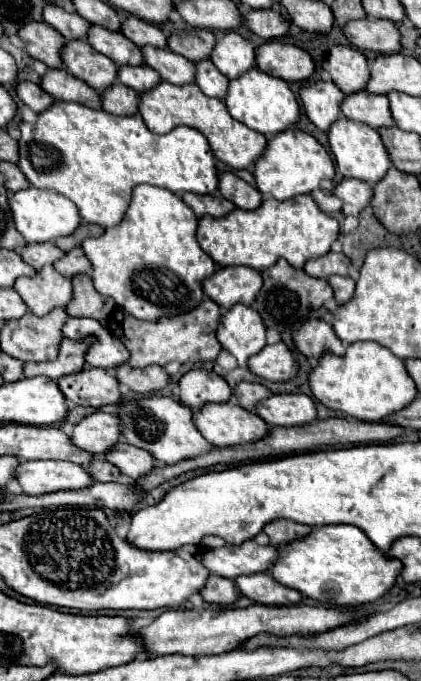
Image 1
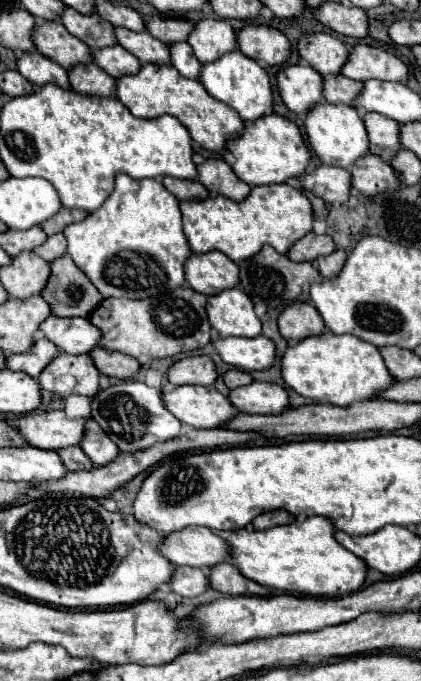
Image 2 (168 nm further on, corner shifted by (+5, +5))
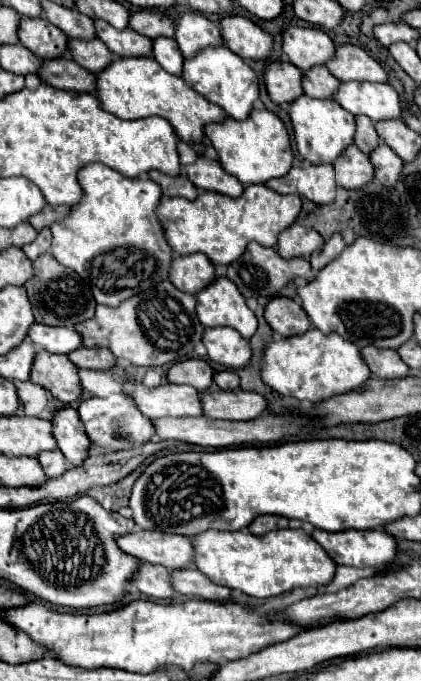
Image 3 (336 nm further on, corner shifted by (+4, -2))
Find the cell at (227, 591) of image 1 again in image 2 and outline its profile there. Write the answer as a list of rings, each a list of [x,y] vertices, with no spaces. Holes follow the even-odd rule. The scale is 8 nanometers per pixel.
[[[174,567],[174,575],[168,585],[182,597],[196,597],[208,589],[206,573],[198,567]]]

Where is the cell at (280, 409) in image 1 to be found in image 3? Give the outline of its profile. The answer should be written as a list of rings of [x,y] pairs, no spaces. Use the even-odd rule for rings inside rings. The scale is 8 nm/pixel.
[[[203,392],[203,410],[219,420],[253,420],[267,412],[267,398],[257,392]]]

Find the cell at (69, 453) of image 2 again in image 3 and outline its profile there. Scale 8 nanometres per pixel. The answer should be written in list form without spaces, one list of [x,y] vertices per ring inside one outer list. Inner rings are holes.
[[[51,450],[51,452],[41,452],[39,456],[39,462],[47,474],[47,478],[57,478],[57,476],[63,476],[63,472],[69,470],[67,466],[67,460],[63,456],[63,452],[59,450]]]

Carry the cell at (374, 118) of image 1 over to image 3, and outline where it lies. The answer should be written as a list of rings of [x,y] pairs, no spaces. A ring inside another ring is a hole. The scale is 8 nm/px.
[[[315,66],[309,72],[303,72],[303,90],[311,98],[331,98],[339,88],[339,80],[331,76],[325,66]]]

